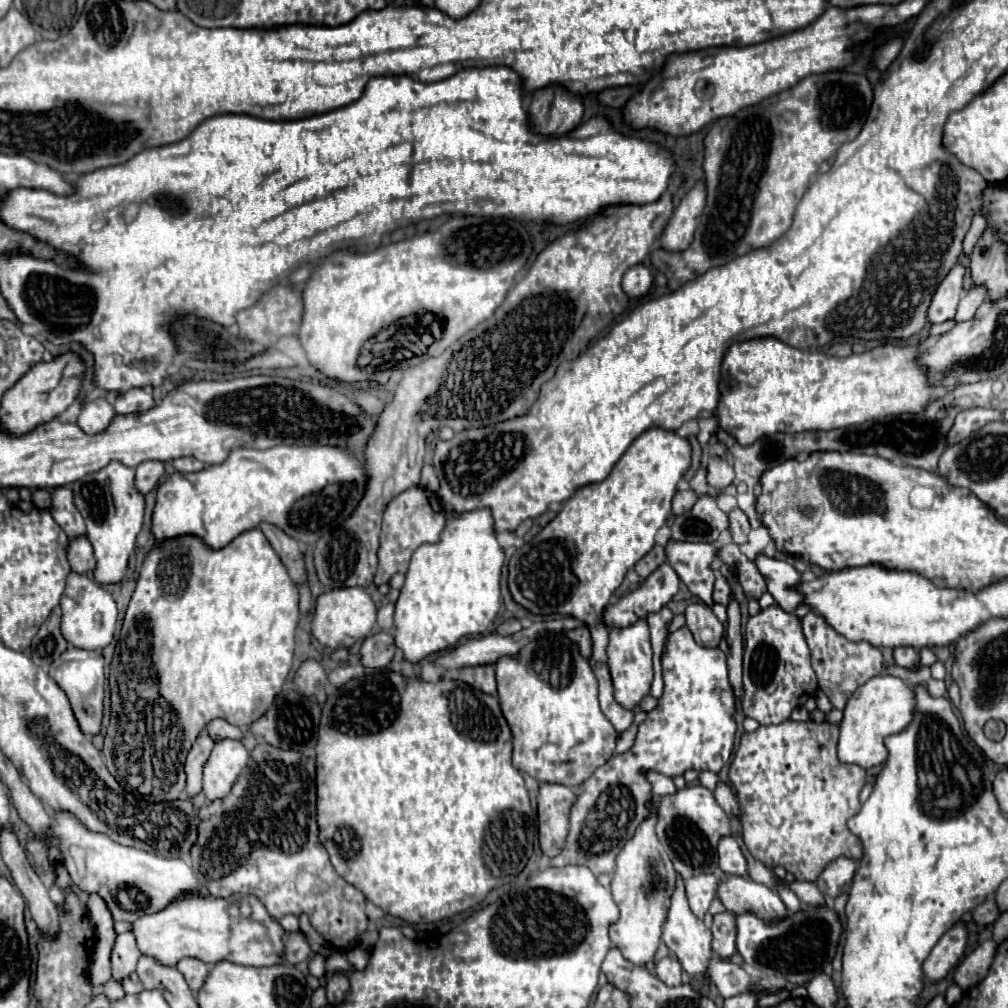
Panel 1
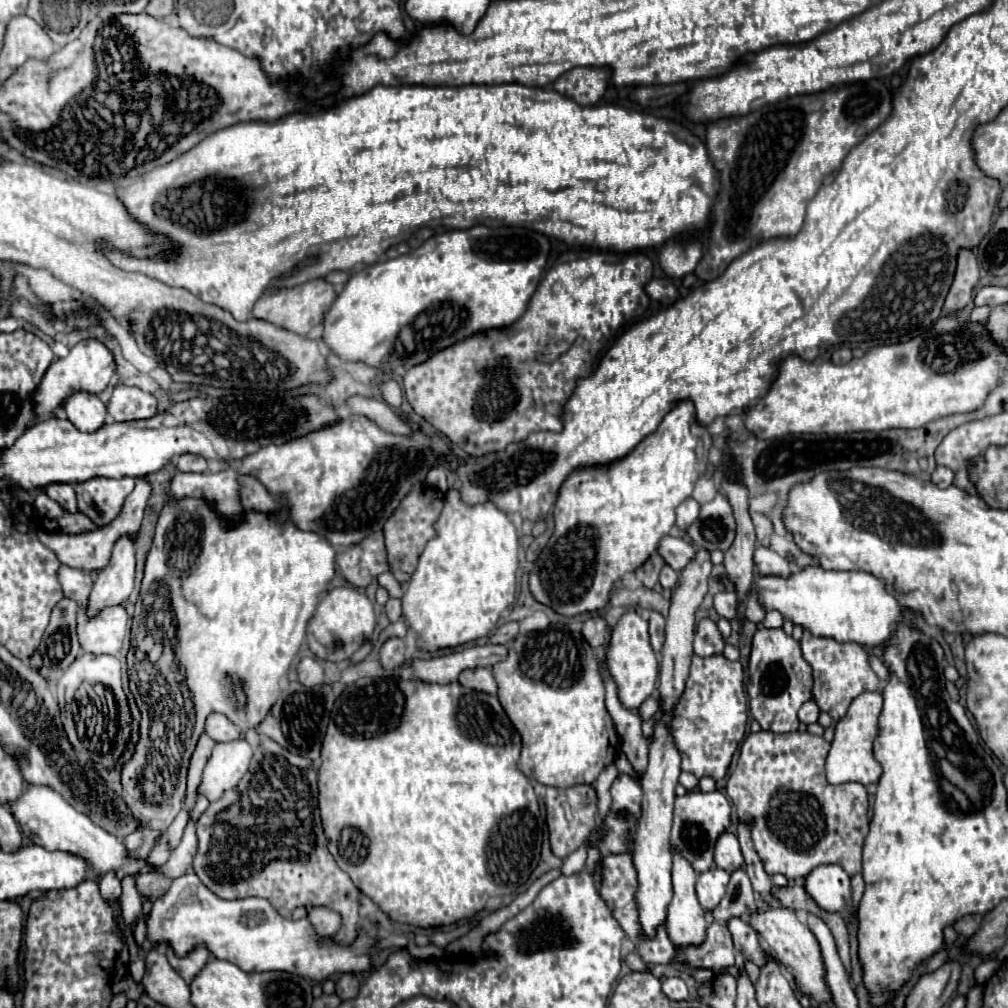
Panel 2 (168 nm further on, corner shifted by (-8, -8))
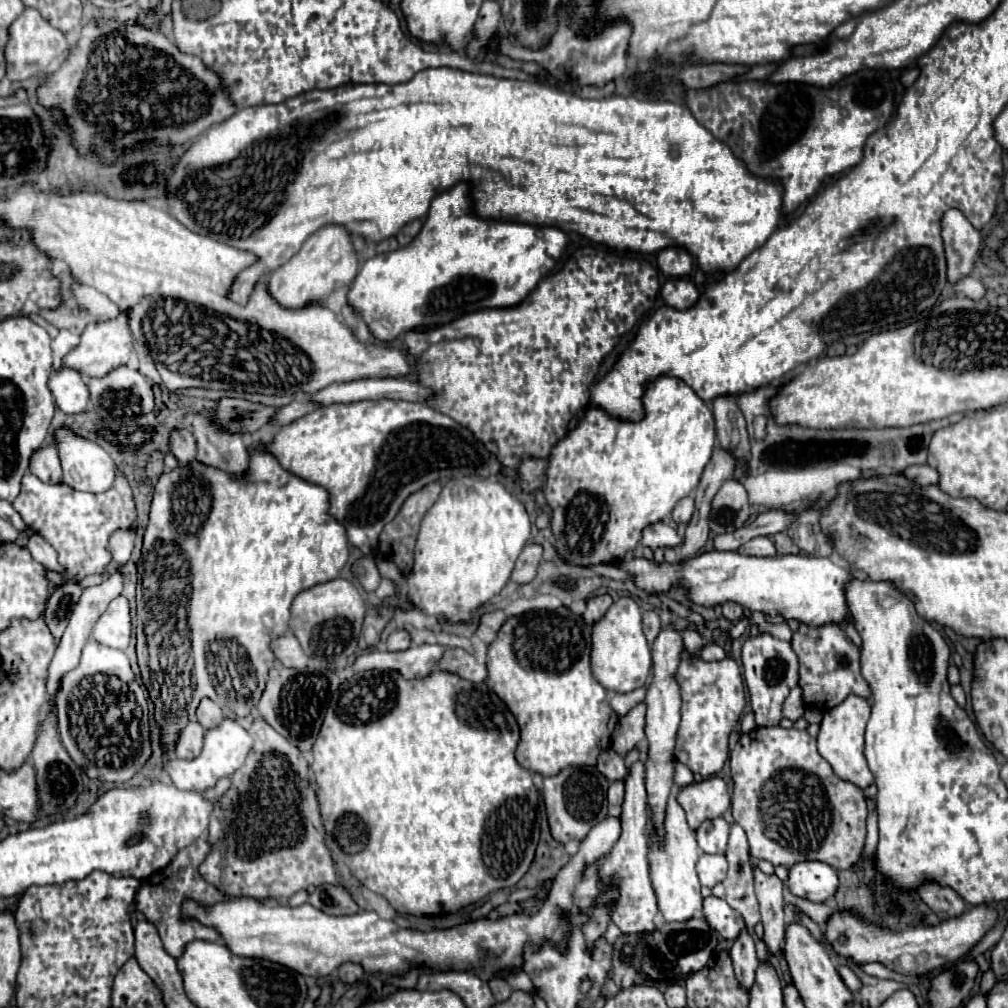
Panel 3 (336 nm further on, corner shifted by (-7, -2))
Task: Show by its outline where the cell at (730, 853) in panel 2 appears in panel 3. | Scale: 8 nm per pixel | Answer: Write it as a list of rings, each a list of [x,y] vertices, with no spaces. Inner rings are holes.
[[[723,817],[705,821],[697,831],[697,843],[705,853],[711,855],[725,855],[727,851],[727,841],[729,841],[729,823]]]

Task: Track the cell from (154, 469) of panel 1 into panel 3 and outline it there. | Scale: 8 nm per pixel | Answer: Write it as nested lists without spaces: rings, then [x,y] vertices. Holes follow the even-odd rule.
[[[135,525],[129,529],[117,529],[111,537],[109,537],[109,553],[113,557],[113,565],[125,565],[131,557],[133,545],[135,545]]]

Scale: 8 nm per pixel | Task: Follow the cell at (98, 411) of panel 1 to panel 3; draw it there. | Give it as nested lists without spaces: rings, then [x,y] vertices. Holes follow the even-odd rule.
[[[61,369],[49,381],[55,403],[65,413],[83,413],[89,405],[89,389],[79,371]]]

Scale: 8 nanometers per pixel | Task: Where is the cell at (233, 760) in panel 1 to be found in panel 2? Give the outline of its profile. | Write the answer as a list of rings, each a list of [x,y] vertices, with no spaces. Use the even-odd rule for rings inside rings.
[[[246,739],[216,743],[212,749],[212,757],[204,767],[198,793],[206,795],[208,801],[220,799],[224,791],[238,785],[242,775],[248,771],[250,759],[252,747],[246,743]]]

